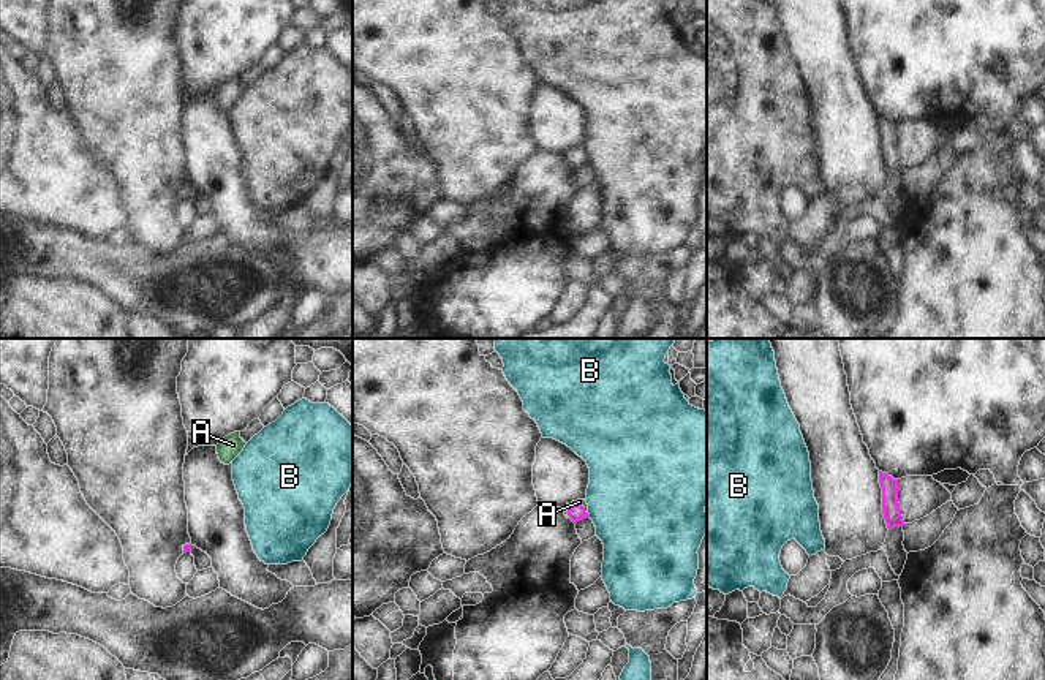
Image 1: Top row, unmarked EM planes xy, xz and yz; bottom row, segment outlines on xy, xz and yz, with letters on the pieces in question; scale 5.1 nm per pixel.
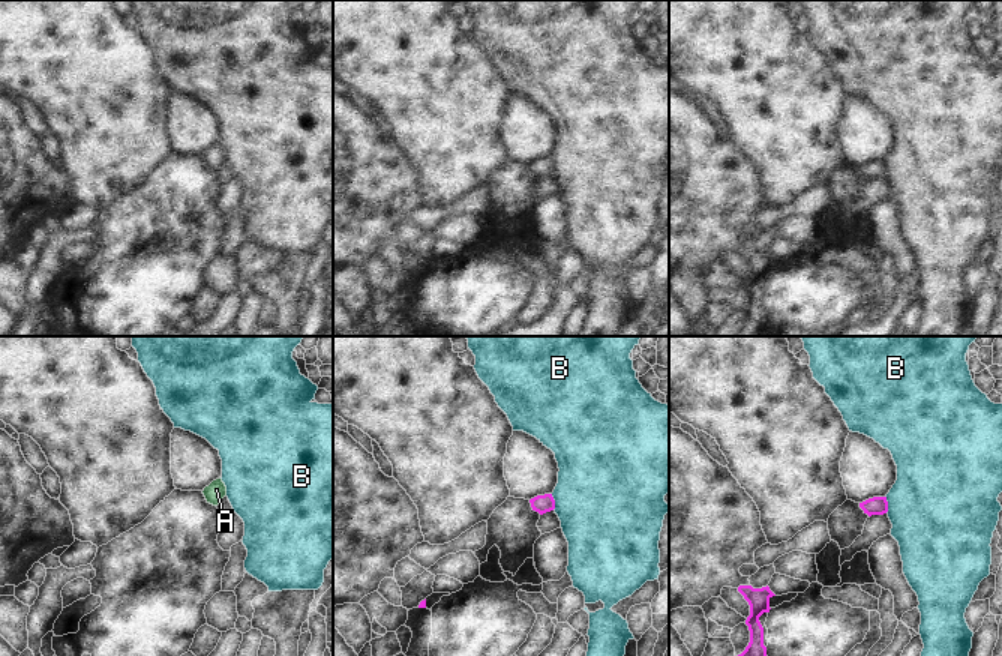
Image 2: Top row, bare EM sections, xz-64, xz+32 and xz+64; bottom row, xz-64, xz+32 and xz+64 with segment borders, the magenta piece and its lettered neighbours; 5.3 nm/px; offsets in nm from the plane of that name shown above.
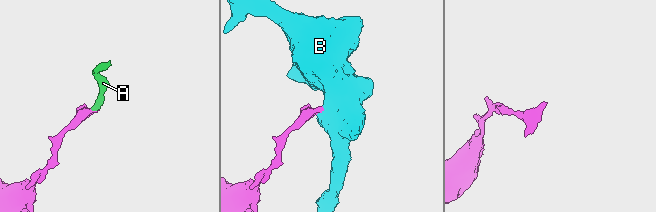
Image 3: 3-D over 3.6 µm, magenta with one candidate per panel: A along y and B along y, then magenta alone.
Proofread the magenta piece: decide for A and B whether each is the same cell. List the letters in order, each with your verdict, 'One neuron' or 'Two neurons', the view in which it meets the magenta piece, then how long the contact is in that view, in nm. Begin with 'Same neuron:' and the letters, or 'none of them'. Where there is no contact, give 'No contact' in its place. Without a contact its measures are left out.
Same neuron: A
A: One neuron. Touches magenta in xz. Shared border 120 nm
B: Two neurons. Touches magenta in xz. Shared border 30 nm.

